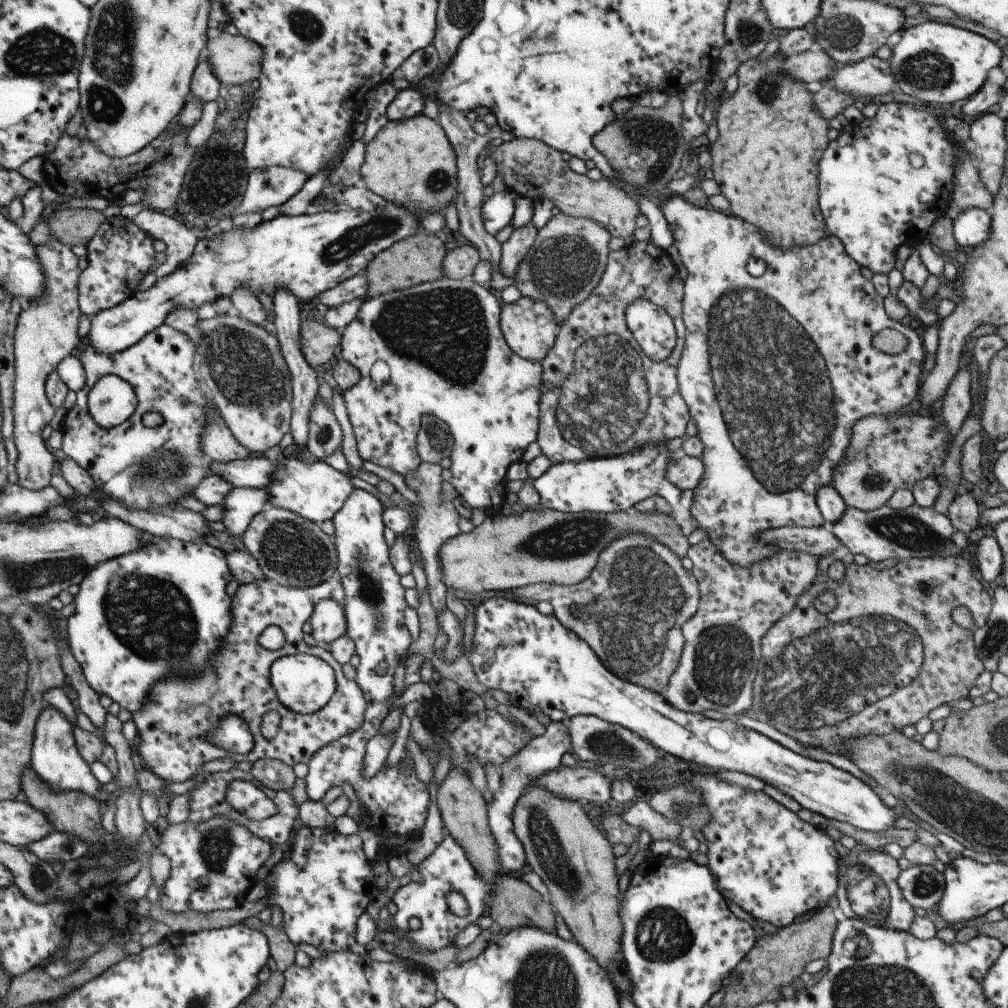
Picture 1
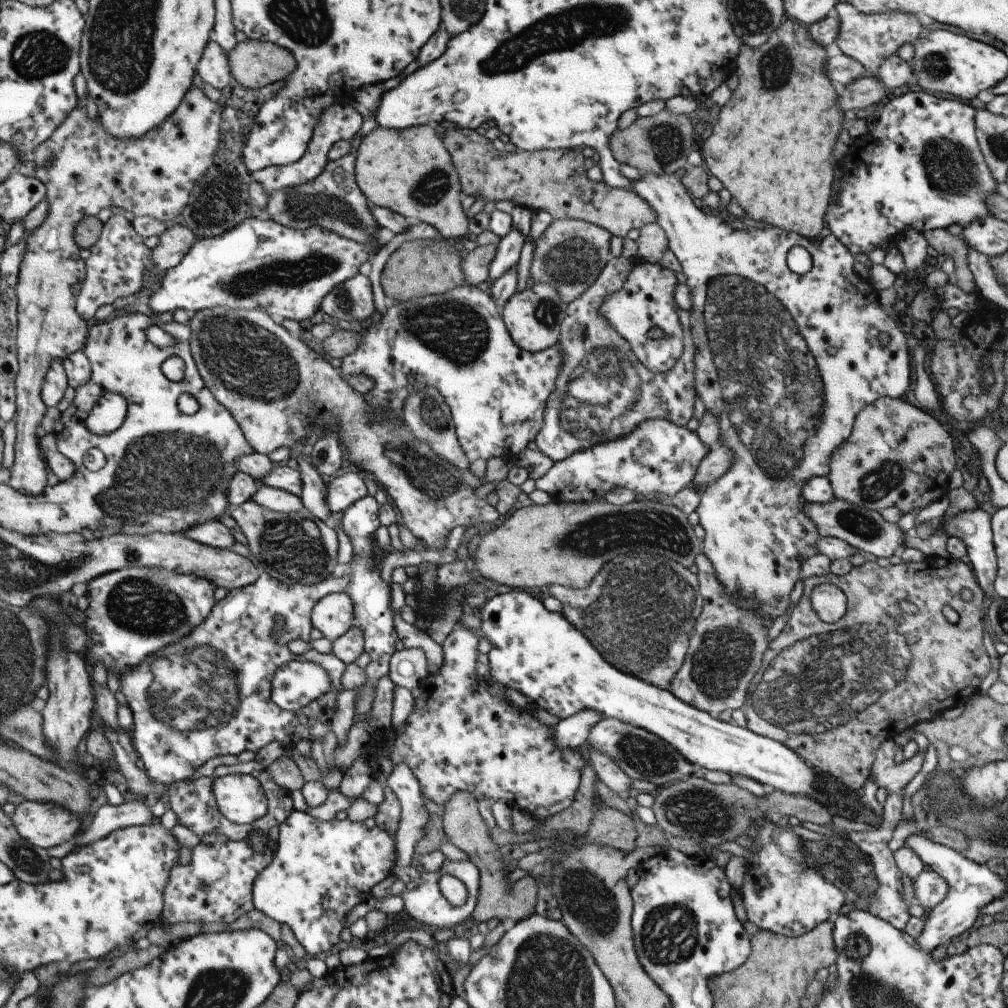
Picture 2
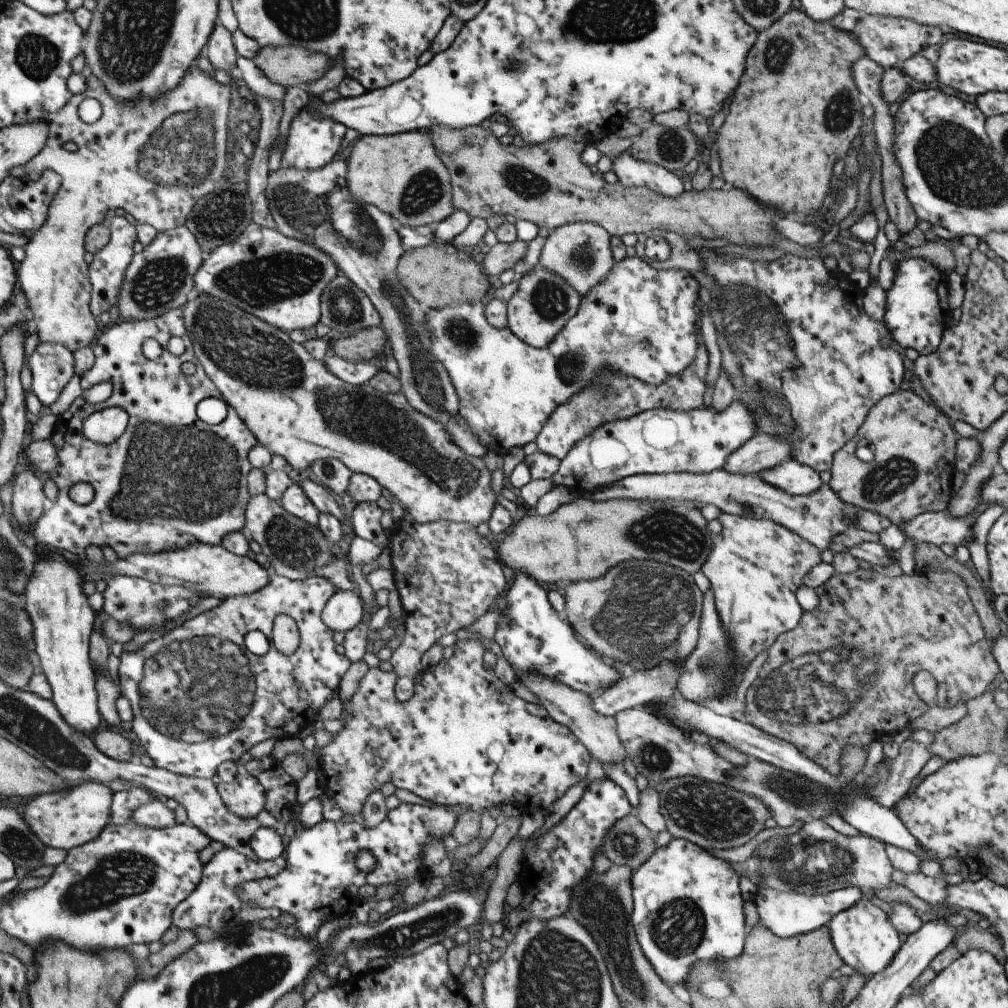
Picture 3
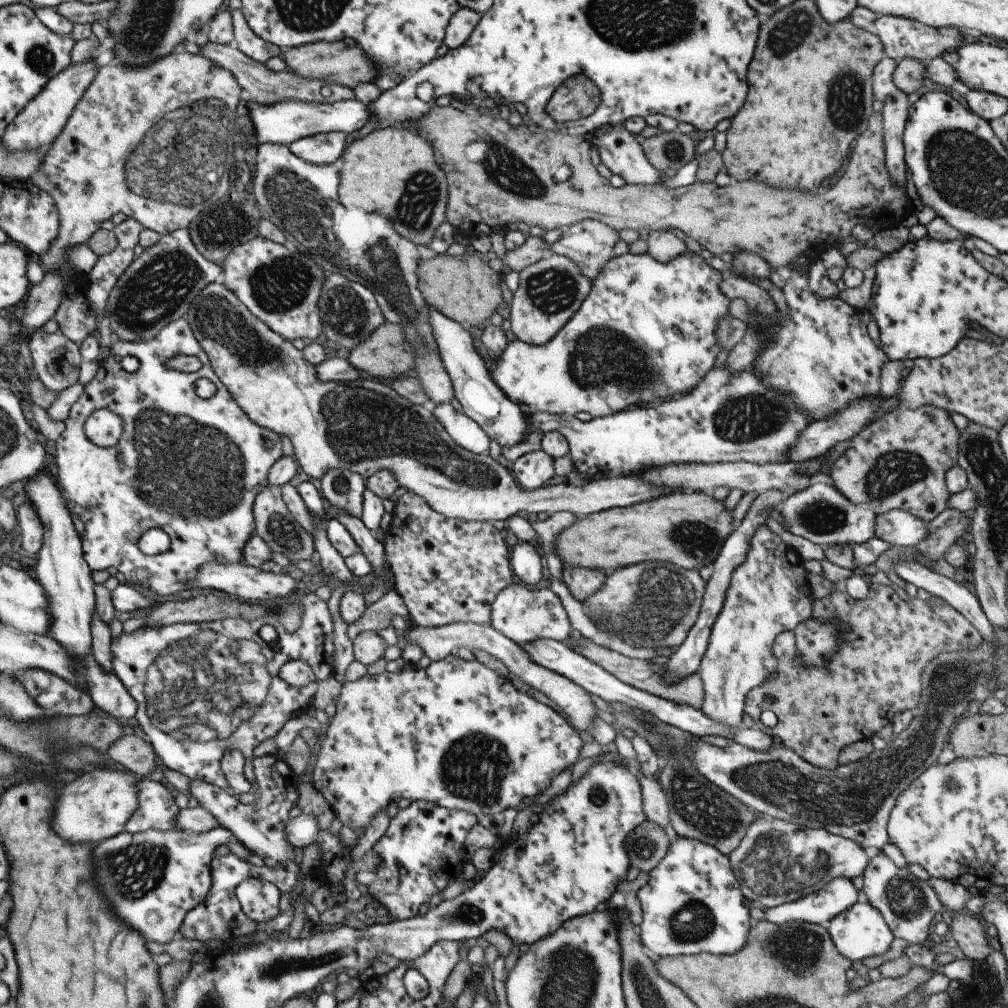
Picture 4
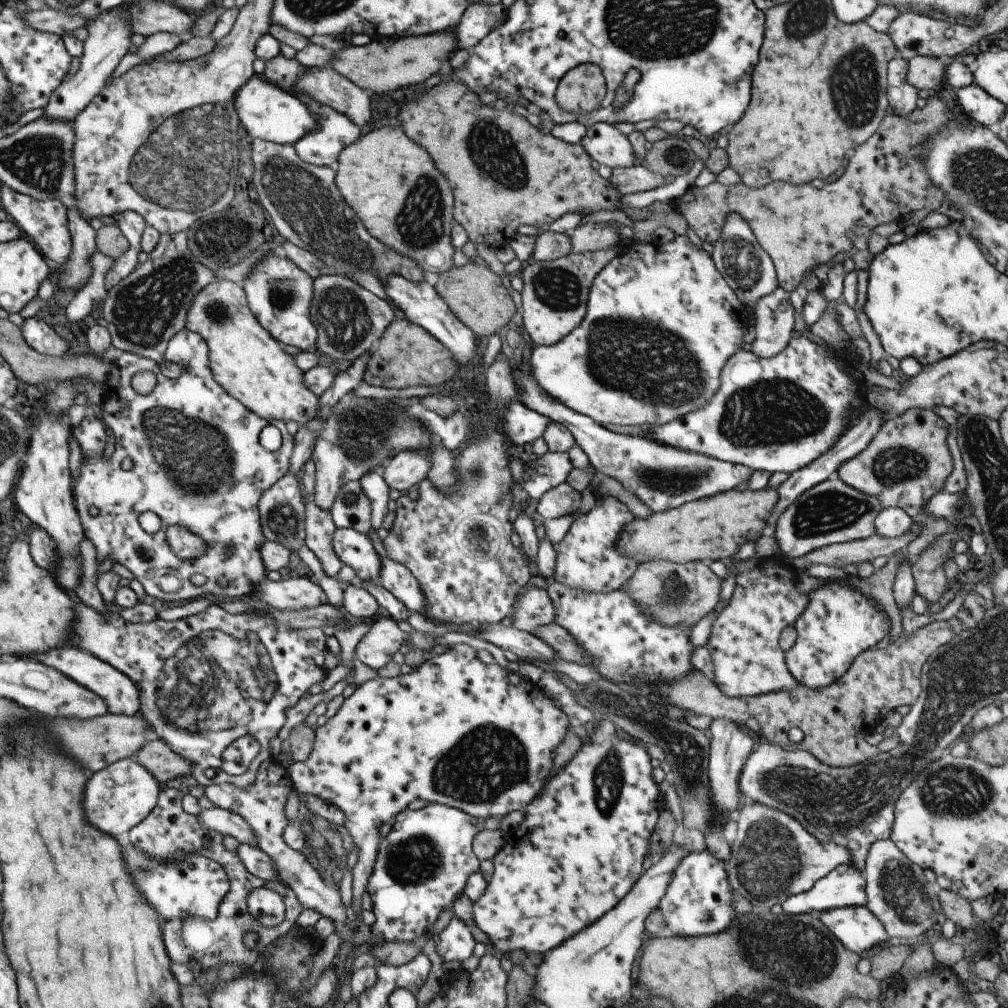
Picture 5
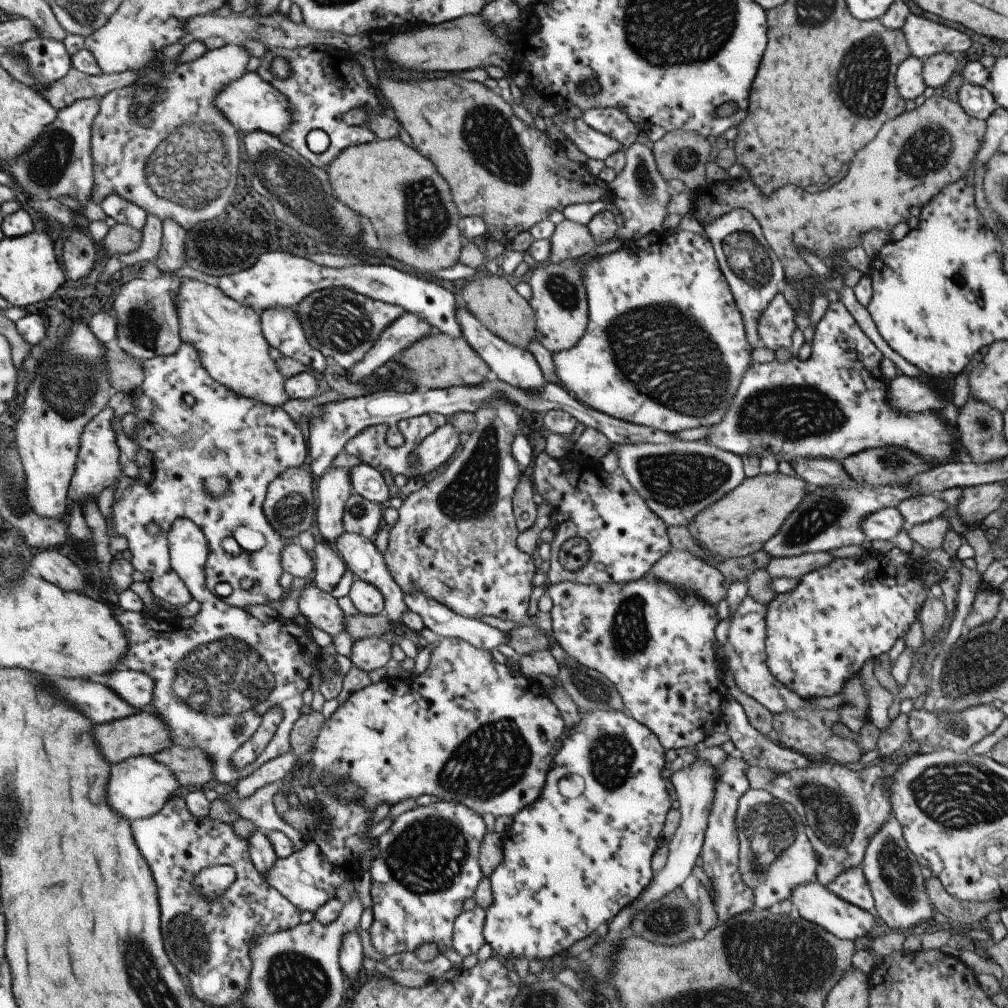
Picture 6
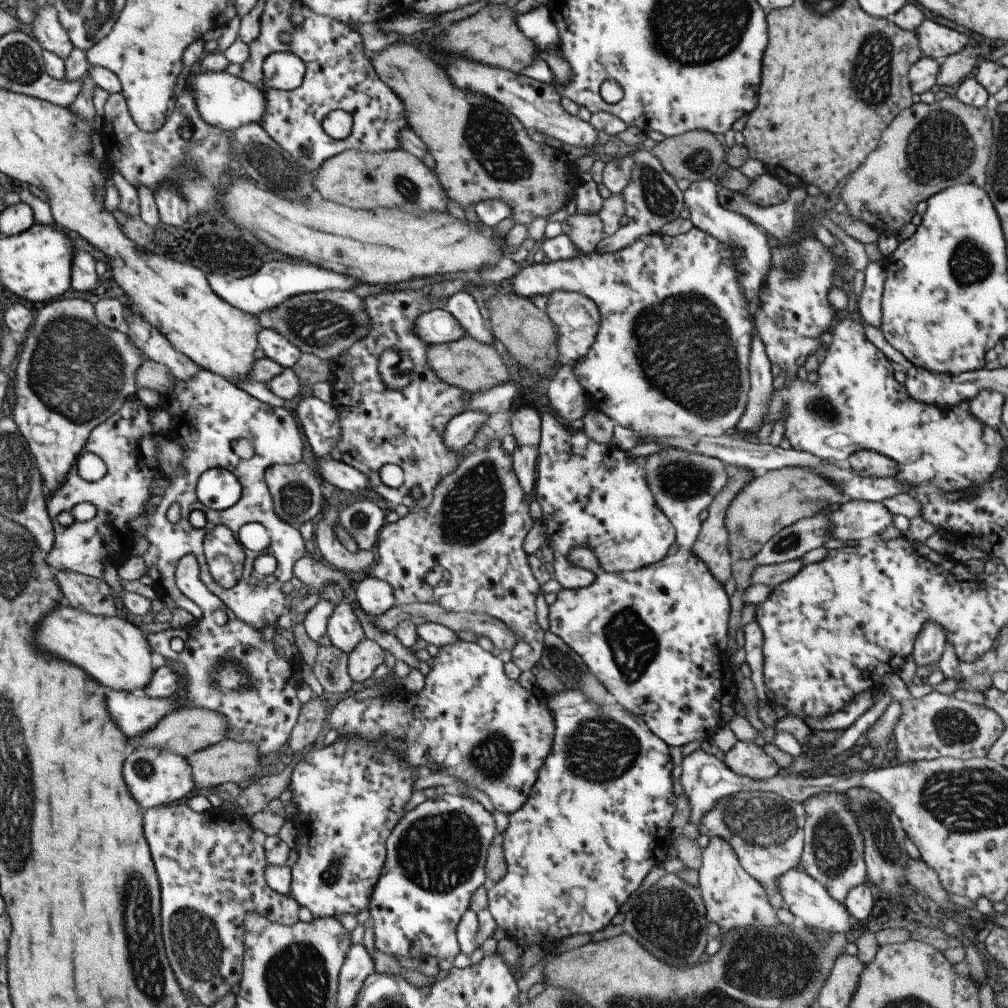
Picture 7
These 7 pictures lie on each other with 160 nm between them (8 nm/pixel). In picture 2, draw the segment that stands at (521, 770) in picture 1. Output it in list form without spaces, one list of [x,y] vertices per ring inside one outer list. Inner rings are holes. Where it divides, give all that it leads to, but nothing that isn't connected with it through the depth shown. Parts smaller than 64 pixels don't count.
[[[591,709],[578,710],[560,719],[554,728],[554,743],[558,749],[582,749],[591,727],[605,716]]]

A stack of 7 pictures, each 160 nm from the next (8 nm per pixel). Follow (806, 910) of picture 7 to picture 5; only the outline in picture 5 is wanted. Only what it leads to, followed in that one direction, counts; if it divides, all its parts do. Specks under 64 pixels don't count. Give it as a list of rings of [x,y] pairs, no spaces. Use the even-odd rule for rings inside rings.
[[[865,906],[831,908],[817,915],[818,920],[849,952],[859,955],[887,941],[882,923]]]

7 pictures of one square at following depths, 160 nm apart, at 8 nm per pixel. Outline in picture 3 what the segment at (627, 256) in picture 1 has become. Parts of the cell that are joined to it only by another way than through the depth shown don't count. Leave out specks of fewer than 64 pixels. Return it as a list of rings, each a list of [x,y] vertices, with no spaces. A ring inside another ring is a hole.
[[[699,317],[696,321],[698,328],[698,349],[695,360],[687,365],[679,374],[670,376],[663,384],[651,386],[639,382],[633,377],[623,377],[611,369],[603,369],[602,376],[593,385],[568,398],[566,403],[555,407],[548,416],[535,437],[535,444],[539,451],[558,458],[561,461],[568,450],[580,438],[589,434],[599,425],[607,421],[626,419],[634,414],[649,409],[664,408],[670,411],[685,412],[702,406],[703,392],[705,392],[705,376],[707,376],[707,352],[703,346],[699,330]]]

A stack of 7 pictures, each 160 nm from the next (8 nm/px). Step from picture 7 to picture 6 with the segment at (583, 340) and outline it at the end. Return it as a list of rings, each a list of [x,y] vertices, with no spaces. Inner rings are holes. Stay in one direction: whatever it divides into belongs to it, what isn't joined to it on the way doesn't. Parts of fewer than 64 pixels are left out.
[[[583,257],[560,263],[538,264],[532,270],[528,285],[532,298],[528,301],[535,313],[536,340],[552,353],[570,349],[584,333],[588,321],[588,304],[582,283]]]

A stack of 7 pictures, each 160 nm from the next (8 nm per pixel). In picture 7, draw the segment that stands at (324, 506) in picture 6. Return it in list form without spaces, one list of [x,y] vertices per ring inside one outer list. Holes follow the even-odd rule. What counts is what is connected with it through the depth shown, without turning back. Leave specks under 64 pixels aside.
[[[331,509],[320,512],[319,521],[313,528],[313,539],[319,554],[327,564],[331,564],[344,572],[363,572],[367,566],[371,566],[373,557],[370,550],[359,550],[354,552],[343,548],[333,532],[337,525],[338,511]]]

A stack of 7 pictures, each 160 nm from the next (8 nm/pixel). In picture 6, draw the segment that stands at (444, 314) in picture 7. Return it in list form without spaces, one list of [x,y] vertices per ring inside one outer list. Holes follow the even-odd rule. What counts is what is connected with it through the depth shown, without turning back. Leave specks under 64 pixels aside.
[[[404,312],[381,331],[361,360],[345,370],[346,379],[360,383],[386,360],[393,359],[412,343],[431,334],[437,334],[437,330],[429,321],[419,315]]]

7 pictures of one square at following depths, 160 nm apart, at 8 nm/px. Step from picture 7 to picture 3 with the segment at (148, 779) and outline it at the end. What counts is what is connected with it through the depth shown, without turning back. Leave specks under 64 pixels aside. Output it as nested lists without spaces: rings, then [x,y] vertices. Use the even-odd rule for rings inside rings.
[[[83,781],[83,783],[61,790],[55,794],[43,794],[31,800],[27,806],[21,808],[27,812],[31,820],[31,830],[35,836],[53,848],[69,850],[73,846],[81,846],[93,840],[105,825],[109,825],[110,806],[113,792],[106,784],[97,781]]]

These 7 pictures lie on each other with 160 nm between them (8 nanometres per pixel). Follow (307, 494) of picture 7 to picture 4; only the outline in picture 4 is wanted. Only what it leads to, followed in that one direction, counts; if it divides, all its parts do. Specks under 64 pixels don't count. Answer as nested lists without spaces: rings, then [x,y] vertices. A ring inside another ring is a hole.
[[[267,485],[257,494],[252,502],[252,515],[255,534],[270,546],[272,552],[279,552],[291,562],[310,560],[311,553],[314,551],[312,538],[288,511],[281,496],[280,485]]]

